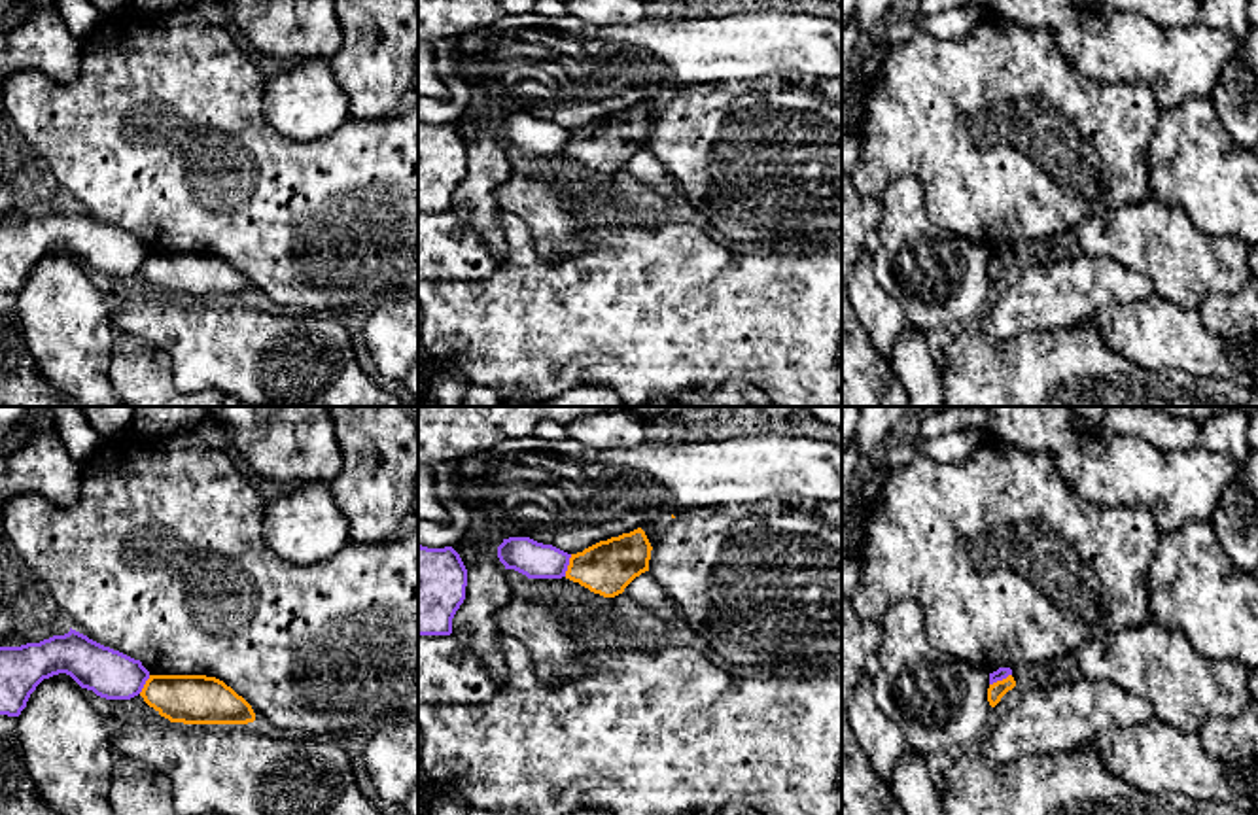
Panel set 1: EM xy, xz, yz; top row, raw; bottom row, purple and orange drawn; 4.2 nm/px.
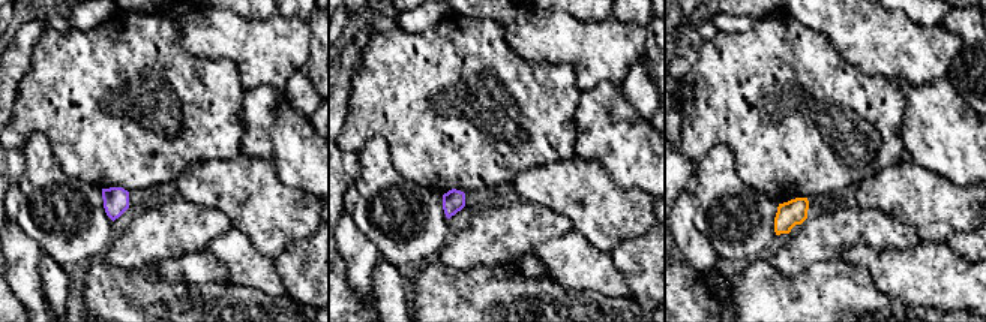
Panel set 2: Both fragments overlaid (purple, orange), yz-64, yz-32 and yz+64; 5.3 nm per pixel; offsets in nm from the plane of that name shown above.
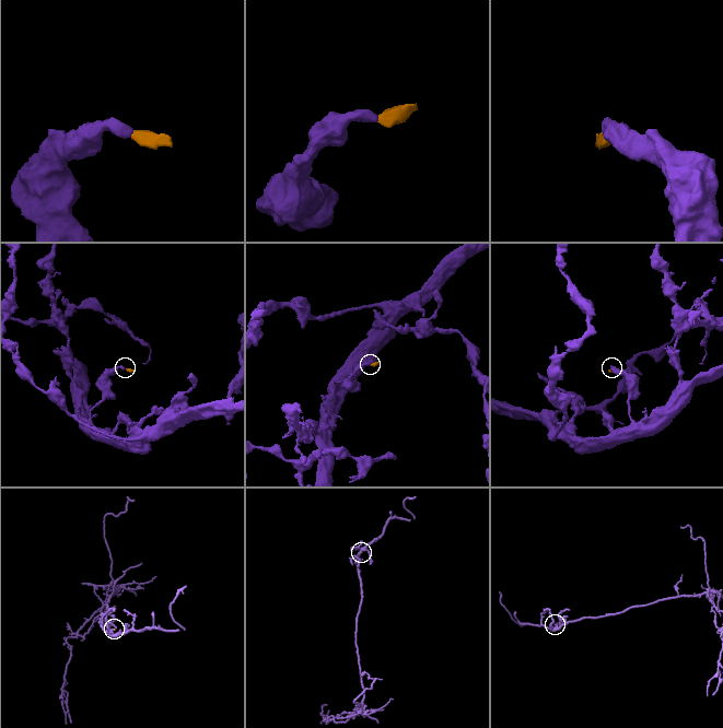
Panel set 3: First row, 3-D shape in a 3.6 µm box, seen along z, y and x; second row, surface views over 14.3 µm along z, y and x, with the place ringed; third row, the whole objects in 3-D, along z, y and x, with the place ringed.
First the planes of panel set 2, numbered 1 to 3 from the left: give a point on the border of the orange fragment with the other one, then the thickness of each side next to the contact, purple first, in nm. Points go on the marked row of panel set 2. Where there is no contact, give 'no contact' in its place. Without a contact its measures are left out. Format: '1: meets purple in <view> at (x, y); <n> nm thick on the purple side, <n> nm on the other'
1: no contact
2: no contact
3: no contact

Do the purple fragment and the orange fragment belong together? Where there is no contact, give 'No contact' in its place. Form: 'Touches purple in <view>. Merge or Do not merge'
Touches purple in xz. Do not merge

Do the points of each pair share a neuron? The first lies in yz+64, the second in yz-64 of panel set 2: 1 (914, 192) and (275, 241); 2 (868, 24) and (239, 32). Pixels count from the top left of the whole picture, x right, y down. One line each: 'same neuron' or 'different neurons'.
1: same neuron
2: same neuron

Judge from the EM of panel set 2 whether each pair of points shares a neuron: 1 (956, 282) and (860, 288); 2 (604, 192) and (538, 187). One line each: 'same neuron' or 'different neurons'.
1: different neurons
2: same neuron

